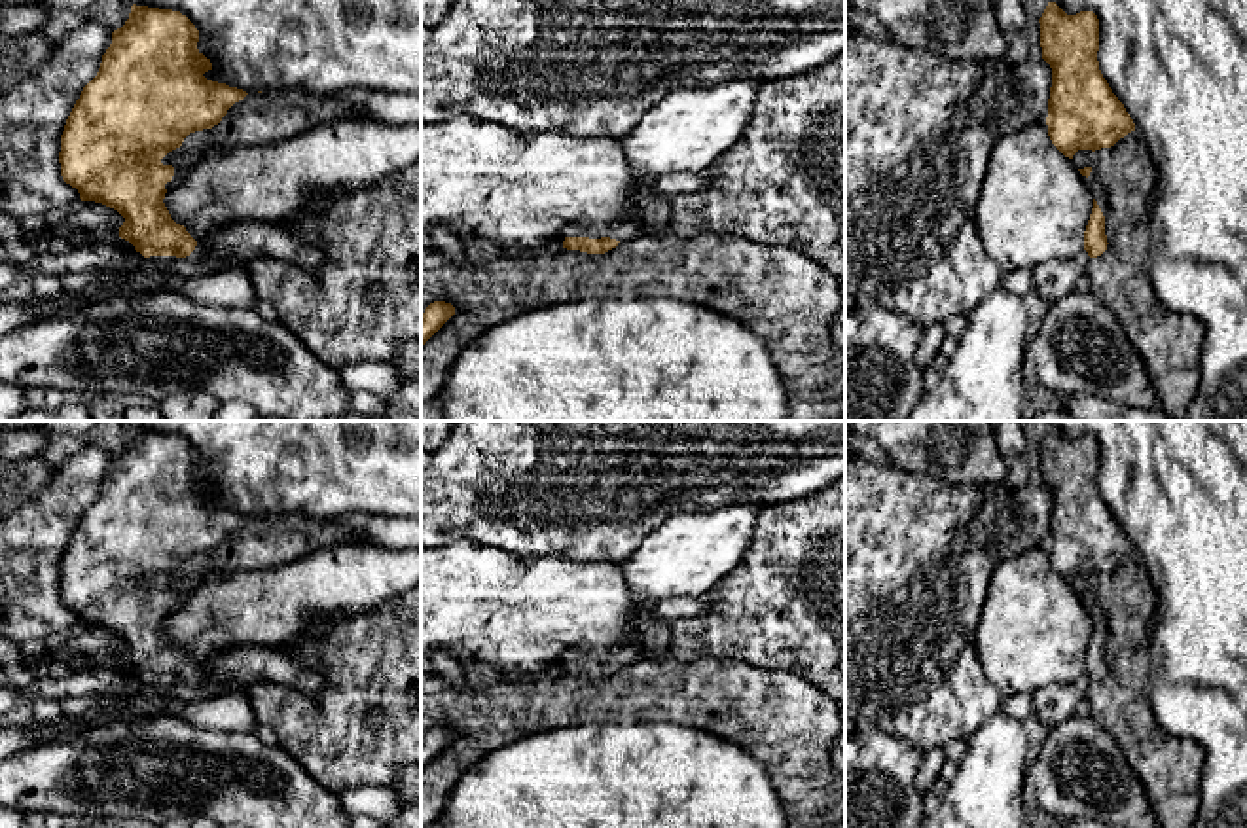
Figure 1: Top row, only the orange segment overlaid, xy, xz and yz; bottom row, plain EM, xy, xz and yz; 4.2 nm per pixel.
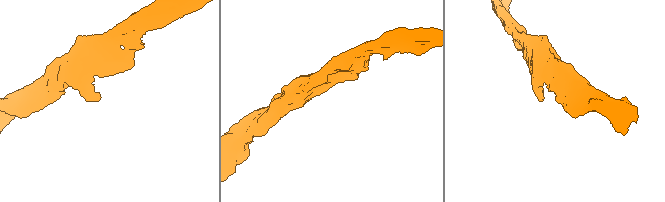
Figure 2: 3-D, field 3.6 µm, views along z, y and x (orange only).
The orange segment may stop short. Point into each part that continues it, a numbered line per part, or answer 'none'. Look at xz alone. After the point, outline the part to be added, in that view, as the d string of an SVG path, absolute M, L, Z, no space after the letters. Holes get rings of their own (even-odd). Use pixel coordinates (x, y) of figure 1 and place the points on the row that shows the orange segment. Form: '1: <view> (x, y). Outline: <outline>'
1: xz (628, 228). Outline: M625 218L605 229L591 229L572 224L563 231L565 237L589 237L589 239L610 237L620 243L629 241L631 237L639 237L641 233L644 233L641 218Z

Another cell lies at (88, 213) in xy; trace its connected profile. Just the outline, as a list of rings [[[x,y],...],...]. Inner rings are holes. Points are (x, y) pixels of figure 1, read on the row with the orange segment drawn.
[[[81,201],[64,216],[64,224],[76,229],[97,225],[100,231],[91,237],[119,237],[119,227],[123,225],[123,222],[125,218],[117,210],[95,201]]]

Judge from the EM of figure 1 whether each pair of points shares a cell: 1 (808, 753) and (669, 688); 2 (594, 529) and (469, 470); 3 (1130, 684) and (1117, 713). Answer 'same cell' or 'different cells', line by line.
1: same cell
2: same cell
3: same cell

